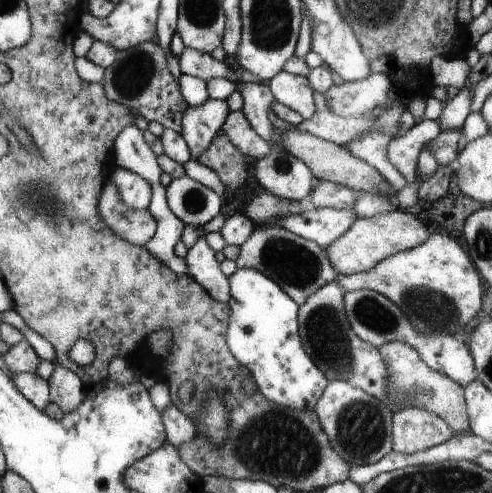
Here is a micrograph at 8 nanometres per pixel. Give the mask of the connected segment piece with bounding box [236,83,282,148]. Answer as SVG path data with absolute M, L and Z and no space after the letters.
M236 83L236 90L243 98L242 112L256 131L266 142L282 146L281 135L275 131L274 124L268 118L268 109L275 96L268 84L263 83Z

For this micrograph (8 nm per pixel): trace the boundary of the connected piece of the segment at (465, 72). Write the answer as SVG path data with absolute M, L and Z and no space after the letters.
M442 55L435 56L430 63L432 68L432 80L440 87L455 86L460 90L464 88L468 75L471 73L468 62L464 59L445 58Z

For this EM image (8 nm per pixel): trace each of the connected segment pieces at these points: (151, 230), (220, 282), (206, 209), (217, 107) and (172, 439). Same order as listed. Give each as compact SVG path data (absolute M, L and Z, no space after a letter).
M111 180L102 187L97 207L106 226L130 244L146 244L155 235L157 220L151 211L128 208L120 200L117 186Z
M200 237L184 257L188 267L187 274L220 302L228 303L231 295L229 277L219 269L220 263L214 255L208 241Z
M188 175L175 177L166 187L170 210L186 225L203 227L222 206L220 196Z
M208 97L202 104L189 106L183 112L183 137L196 160L199 160L213 138L222 132L221 128L229 112L226 99L212 97Z
M170 403L162 414L166 425L166 442L178 447L196 439L197 426L191 417L186 416L174 403Z

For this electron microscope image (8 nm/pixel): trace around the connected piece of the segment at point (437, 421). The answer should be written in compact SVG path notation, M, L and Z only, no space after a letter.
M408 407L394 414L394 451L411 455L425 451L447 441L454 434L453 428L440 416L426 409Z

